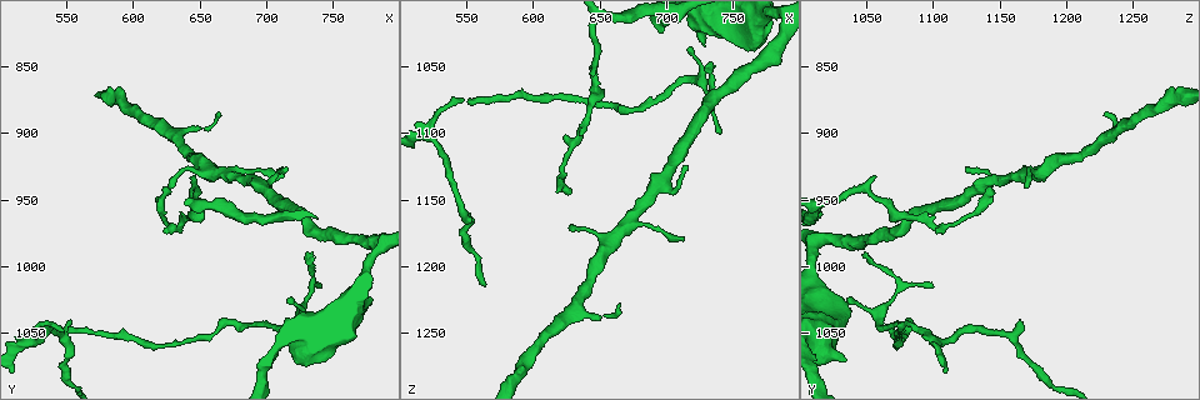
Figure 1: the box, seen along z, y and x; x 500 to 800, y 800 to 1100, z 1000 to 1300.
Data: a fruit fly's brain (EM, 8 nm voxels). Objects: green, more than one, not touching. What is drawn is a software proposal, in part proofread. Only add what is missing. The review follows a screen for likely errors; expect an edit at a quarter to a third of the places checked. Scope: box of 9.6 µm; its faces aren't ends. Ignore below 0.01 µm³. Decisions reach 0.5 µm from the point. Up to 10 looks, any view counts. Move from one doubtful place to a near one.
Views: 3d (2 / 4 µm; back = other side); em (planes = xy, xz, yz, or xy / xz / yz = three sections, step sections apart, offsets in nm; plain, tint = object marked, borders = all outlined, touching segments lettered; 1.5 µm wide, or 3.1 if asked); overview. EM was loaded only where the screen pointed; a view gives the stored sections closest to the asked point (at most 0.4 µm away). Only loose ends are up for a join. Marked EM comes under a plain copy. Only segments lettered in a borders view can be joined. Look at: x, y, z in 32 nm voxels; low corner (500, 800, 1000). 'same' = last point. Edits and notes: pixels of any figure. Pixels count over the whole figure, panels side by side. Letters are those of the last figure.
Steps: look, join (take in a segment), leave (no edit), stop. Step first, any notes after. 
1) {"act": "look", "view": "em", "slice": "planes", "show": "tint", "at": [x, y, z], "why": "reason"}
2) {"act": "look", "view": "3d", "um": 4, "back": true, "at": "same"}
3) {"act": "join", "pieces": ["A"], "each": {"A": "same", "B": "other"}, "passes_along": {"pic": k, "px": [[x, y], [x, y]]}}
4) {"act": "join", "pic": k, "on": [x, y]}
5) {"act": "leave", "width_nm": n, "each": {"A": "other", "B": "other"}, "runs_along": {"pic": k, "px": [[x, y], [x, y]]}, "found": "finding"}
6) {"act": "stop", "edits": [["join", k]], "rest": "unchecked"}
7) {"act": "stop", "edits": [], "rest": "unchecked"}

{"act": "look", "view": "3d", "um": 2, "at": [712, 932, 1176], "why": "tapers out"}

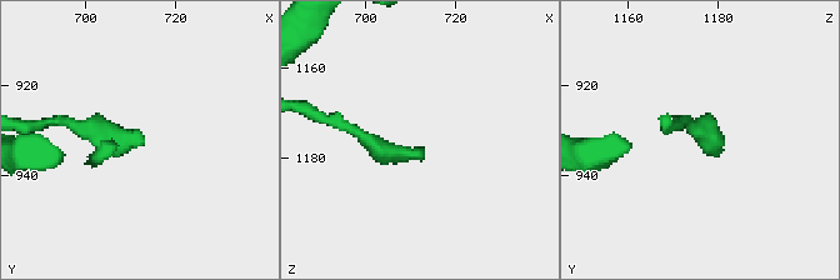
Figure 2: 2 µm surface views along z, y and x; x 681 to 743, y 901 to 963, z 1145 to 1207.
{"act": "look", "view": "em", "slice": "yz", "step": 4, "show": "borders", "at": [713, 932, 1178]}

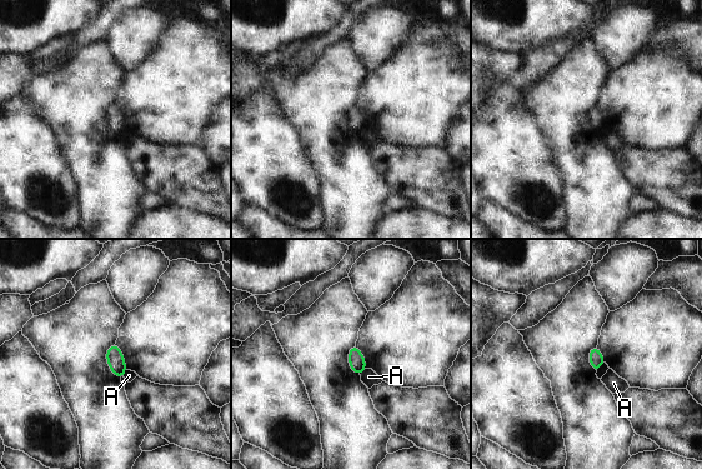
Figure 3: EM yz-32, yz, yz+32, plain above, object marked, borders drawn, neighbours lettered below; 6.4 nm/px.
{"act": "leave", "each": {"A": "other"}, "found": "no lettered segment goes on from it"}

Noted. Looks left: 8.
{"act": "look", "view": "3d", "um": 4, "at": [628, 944, 1144], "why": "long arm stops here"}

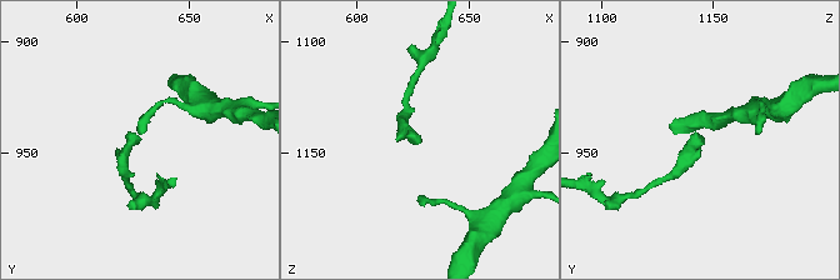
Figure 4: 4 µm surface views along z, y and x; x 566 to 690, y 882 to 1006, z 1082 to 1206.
{"act": "look", "view": "em", "slice": "xz", "step": 8, "show": "tint", "at": [628, 943, 1144]}

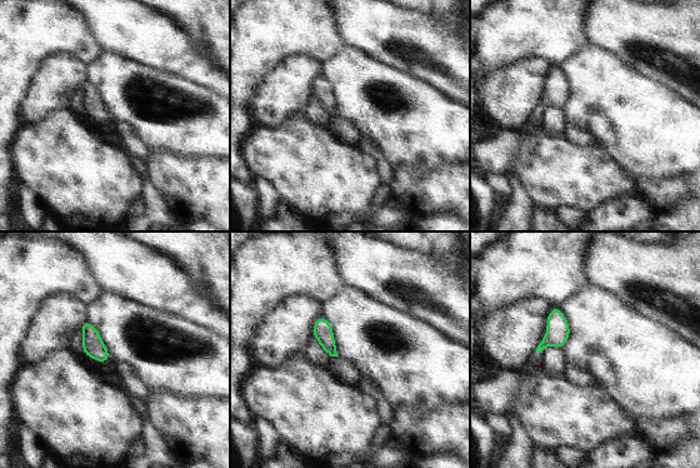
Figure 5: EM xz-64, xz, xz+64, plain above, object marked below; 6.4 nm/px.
{"act": "look", "view": "em", "slice": "planes", "show": "borders", "at": "same"}

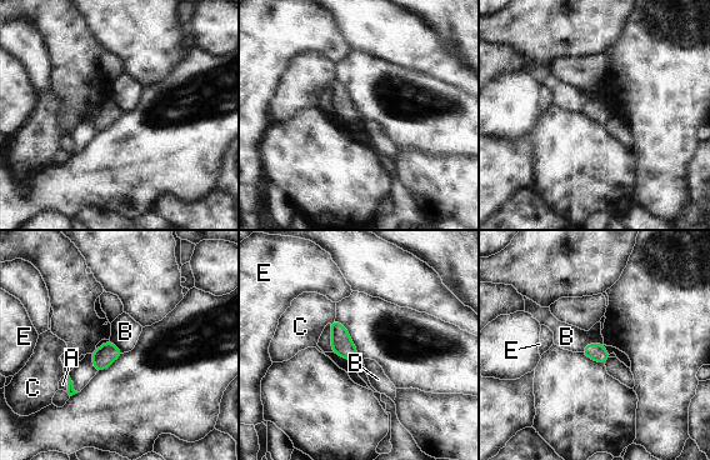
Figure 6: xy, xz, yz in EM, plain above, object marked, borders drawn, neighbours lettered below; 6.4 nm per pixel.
{"act": "join", "pieces": ["A"], "each": {"A": "same", "B": "other", "C": "other", "E": "other"}, "passes_along": {"pic": 6, "px": [[70, 385], [68, 384], [63, 384]]}, "found": "the neuron continues"}

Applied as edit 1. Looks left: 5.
{"act": "look", "view": "overview"}

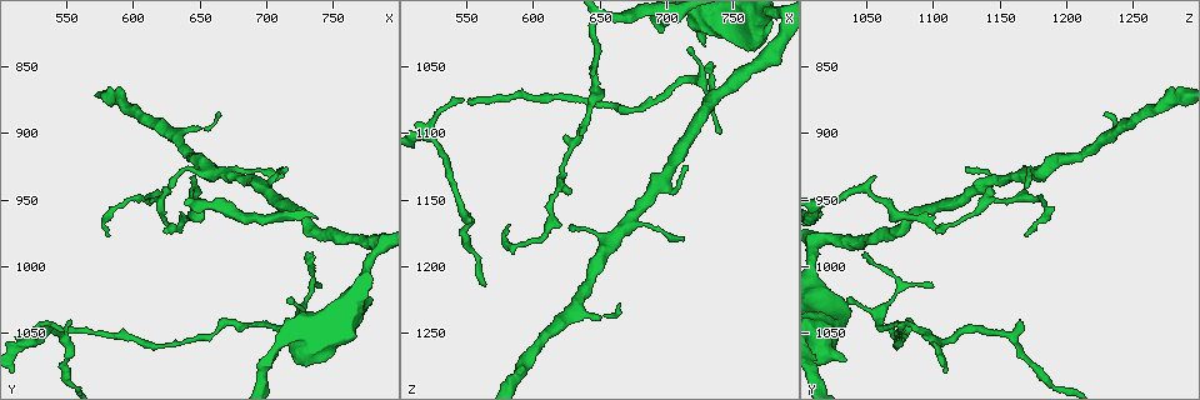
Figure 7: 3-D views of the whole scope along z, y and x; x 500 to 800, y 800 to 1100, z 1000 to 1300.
{"act": "look", "view": "em", "slice": "planes", "show": "borders", "at": [740, 1016, 1098], "why": "thin end"}

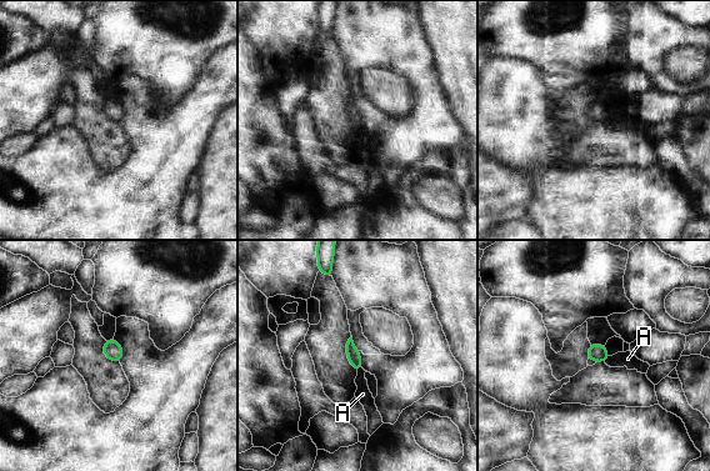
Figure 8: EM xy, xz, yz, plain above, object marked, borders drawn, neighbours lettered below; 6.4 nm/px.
{"act": "leave", "width_nm": 90, "each": {"A": "other"}, "border": {"pic": 8, "px": [[610, 356], [605, 362]]}, "found": "none of them fits"}

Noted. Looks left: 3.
{"act": "look", "view": "3d", "um": 2, "at": [718, 1024, 1034], "why": "tapers out"}

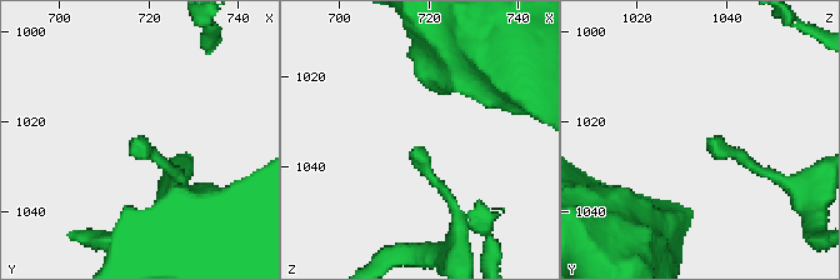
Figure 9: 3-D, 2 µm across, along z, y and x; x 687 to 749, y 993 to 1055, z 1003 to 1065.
{"act": "look", "view": "em", "slice": "xz", "step": 4, "show": "borders", "at": [717, 1024, 1036]}

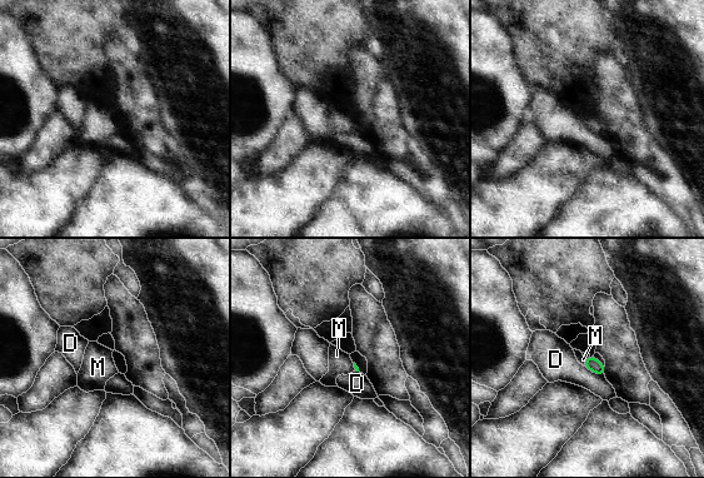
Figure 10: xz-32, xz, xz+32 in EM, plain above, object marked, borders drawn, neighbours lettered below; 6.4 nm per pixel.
{"act": "look", "view": "em", "slice": "yz", "step": 8, "show": "borders", "at": "same"}

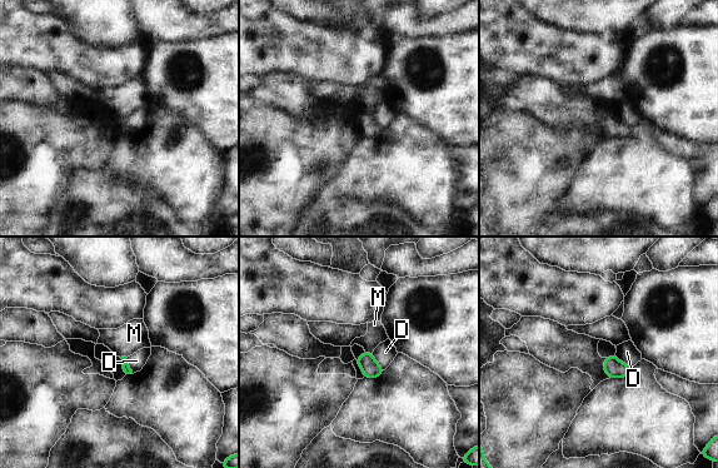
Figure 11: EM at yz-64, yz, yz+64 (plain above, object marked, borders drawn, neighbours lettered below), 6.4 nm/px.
{"act": "leave", "each": {"D": "other", "M": "other"}, "border": {"pic": 11, "px": [[365, 350], [372, 353]]}, "found": "no lettered segment goes on from it"}

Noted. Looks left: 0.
{"act": "stop", "edits": [["join", 6]], "rest": "unchecked"}

